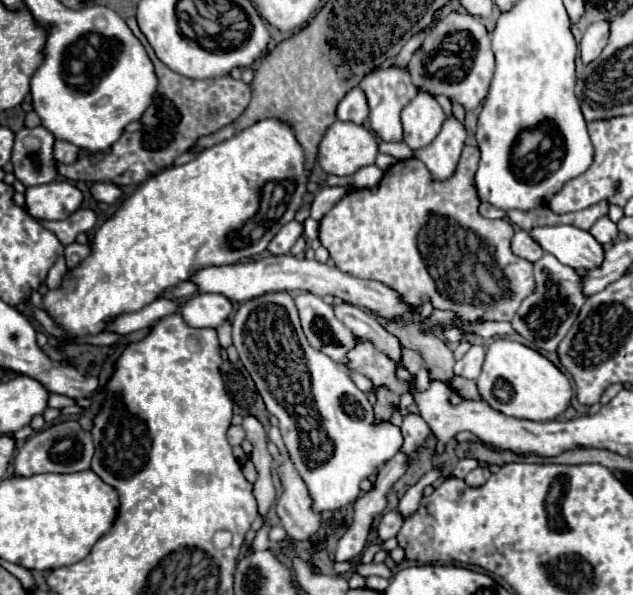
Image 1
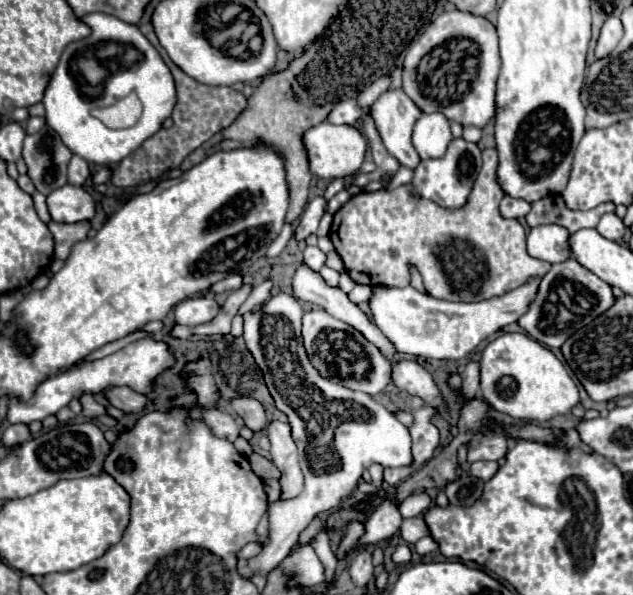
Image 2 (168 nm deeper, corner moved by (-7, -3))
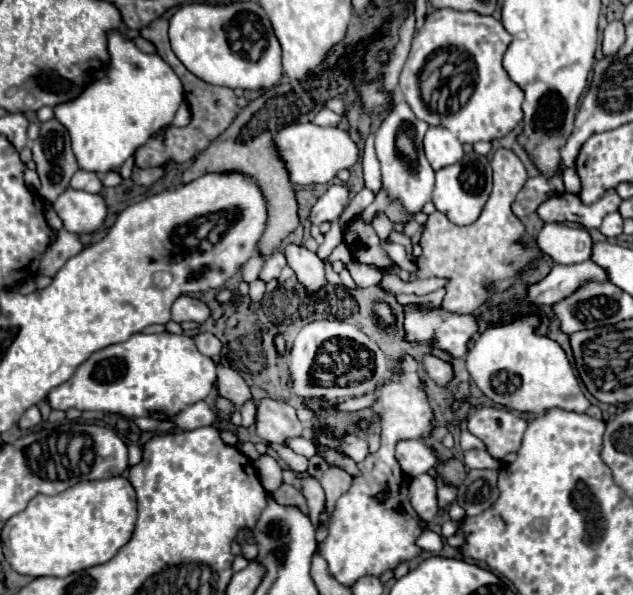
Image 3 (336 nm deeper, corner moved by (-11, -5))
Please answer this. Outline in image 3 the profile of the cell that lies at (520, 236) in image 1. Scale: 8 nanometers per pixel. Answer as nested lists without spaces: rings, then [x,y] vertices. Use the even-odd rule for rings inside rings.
[[[545,224],[537,236],[537,246],[555,264],[579,264],[591,256],[591,236],[585,228],[565,224]]]

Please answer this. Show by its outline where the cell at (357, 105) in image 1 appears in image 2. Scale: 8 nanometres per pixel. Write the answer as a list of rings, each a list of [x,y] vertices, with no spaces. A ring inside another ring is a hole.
[[[343,100],[333,106],[333,110],[327,116],[327,122],[331,124],[355,124],[363,116],[363,110],[355,104],[355,100]]]

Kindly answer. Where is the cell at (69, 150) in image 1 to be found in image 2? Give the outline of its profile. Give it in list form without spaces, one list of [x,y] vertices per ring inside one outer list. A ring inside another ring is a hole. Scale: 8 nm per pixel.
[[[73,156],[71,162],[69,162],[69,184],[73,184],[73,186],[85,186],[85,182],[89,180],[89,176],[91,176],[89,164],[83,158]]]

